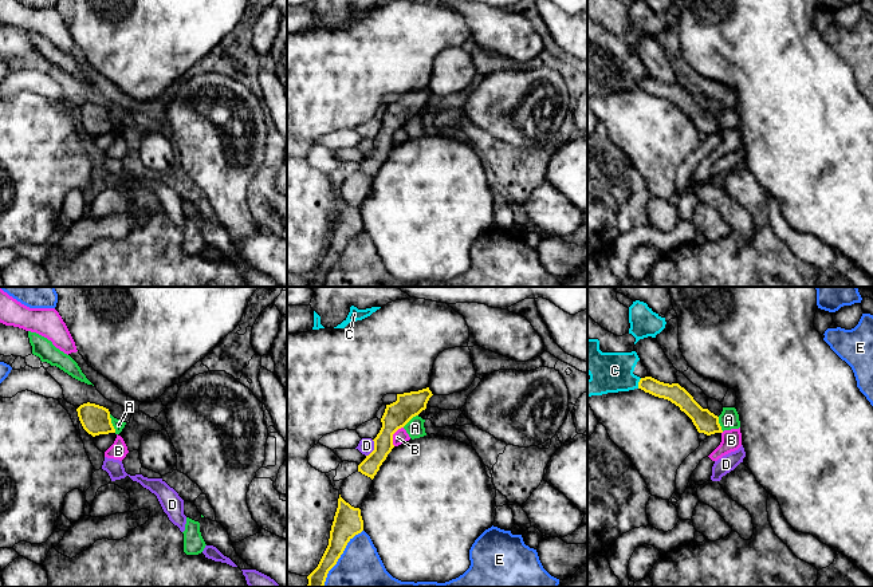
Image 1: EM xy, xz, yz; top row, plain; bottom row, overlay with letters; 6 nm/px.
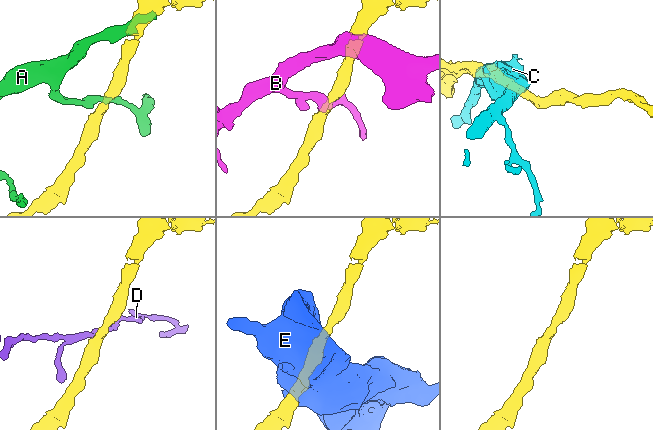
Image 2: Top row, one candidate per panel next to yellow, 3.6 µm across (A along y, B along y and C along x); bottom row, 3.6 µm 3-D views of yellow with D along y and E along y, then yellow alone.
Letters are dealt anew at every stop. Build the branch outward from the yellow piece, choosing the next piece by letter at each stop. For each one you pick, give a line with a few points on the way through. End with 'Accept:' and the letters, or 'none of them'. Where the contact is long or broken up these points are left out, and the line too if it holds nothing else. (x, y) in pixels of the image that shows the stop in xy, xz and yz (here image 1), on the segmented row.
Accept: none of them

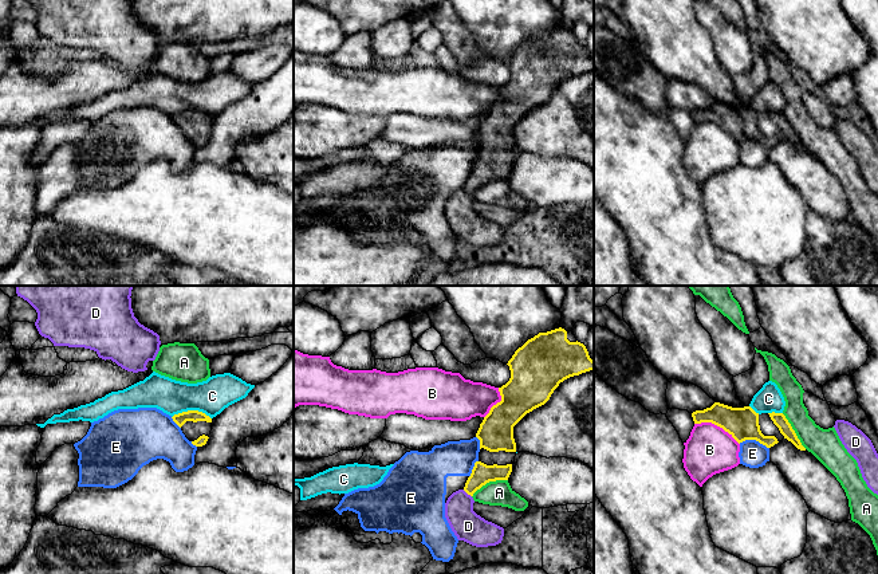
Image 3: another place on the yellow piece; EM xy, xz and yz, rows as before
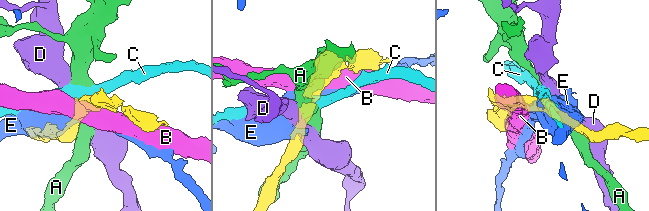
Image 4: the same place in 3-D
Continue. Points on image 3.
Accept: none of them

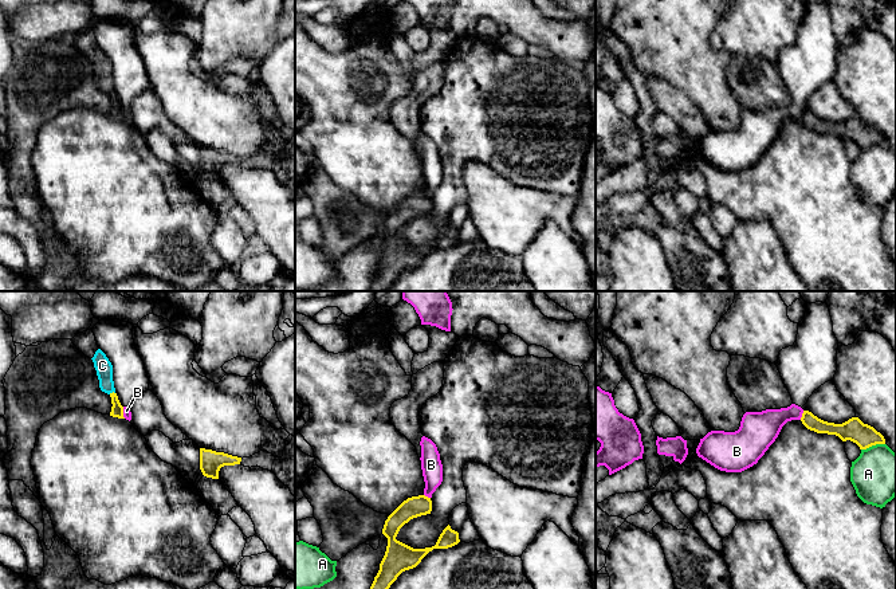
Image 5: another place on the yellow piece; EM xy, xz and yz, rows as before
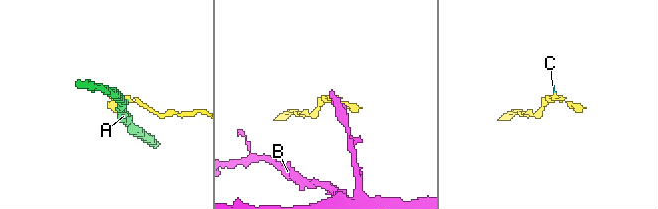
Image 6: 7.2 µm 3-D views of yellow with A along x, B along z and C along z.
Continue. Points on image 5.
C: runs through xy (117, 409), (113, 392), (106, 385), (102, 365)
Accept: C

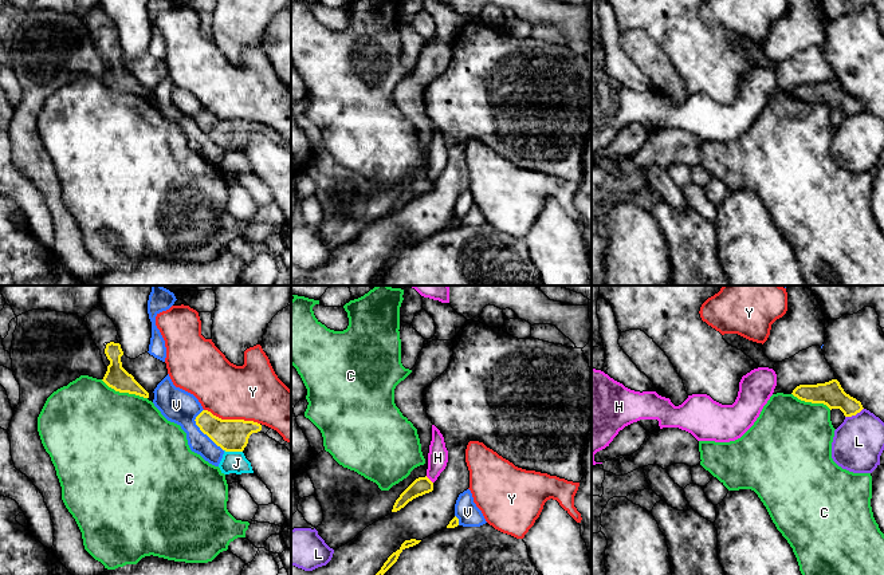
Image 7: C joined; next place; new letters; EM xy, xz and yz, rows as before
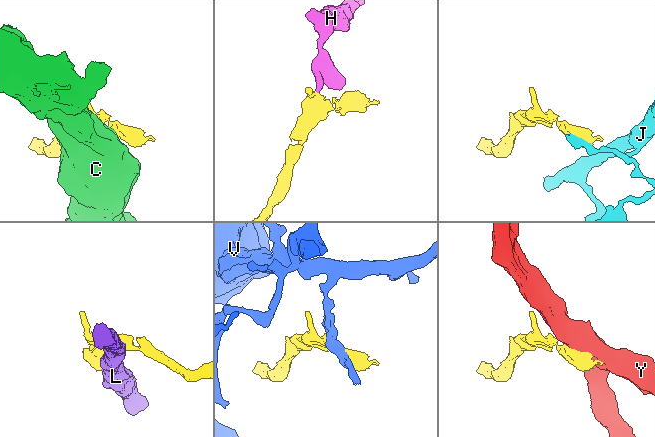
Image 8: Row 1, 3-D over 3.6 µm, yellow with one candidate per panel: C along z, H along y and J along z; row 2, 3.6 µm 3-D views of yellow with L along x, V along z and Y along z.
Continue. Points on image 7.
Accept: none of them

